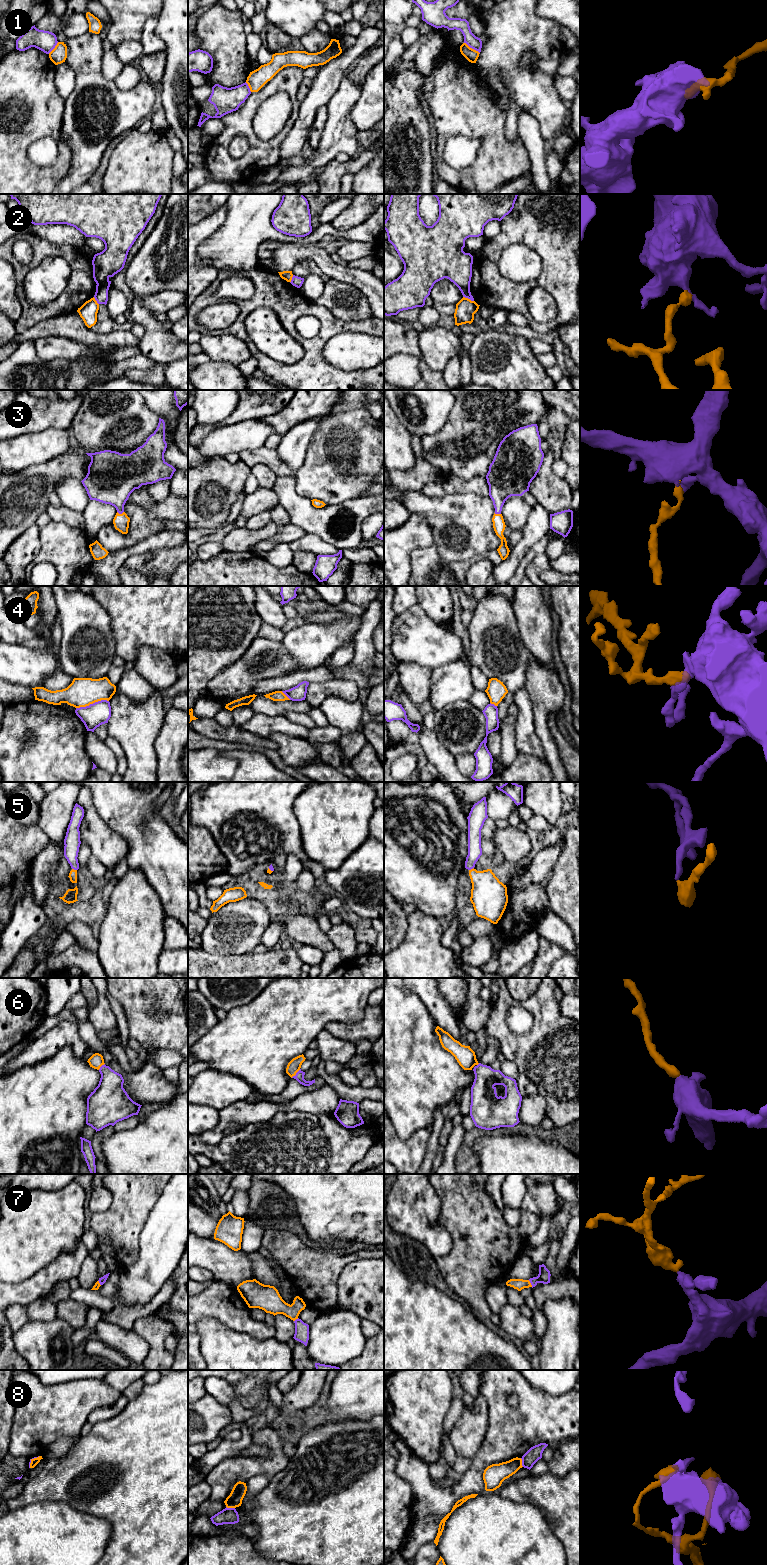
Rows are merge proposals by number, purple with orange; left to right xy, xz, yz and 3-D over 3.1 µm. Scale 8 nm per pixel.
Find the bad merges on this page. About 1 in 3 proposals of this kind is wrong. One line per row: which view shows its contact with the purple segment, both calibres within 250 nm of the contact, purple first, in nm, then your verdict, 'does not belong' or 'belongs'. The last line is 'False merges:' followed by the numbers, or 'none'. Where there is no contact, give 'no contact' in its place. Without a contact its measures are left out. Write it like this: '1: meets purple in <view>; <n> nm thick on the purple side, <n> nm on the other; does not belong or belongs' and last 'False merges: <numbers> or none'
1: meets purple in yz; 100 nm thick on the purple side, 100 nm on the other; does not belong
2: meets purple in yz; 220 nm thick on the purple side, 160 nm on the other; does not belong
3: meets purple in xy; 340 nm thick on the purple side, 130 nm on the other; belongs
4: meets purple in xy; 190 nm thick on the purple side, 240 nm on the other; does not belong
5: meets purple in xy; 130 nm thick on the purple side, 60 nm on the other; belongs
6: meets purple in xz; 70 nm thick on the purple side, 100 nm on the other; belongs
7: meets purple in yz; 100 nm thick on the purple side, 90 nm on the other; belongs
8: meets purple in xz; 130 nm thick on the purple side, 120 nm on the other; does not belong
False merges: 1, 2, 4, 8

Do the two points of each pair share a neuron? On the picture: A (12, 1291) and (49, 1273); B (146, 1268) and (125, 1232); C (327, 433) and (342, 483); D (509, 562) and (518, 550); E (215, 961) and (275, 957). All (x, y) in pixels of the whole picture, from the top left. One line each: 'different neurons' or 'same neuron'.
A: same neuron
B: different neurons
C: same neuron
D: same neuron
E: same neuron

